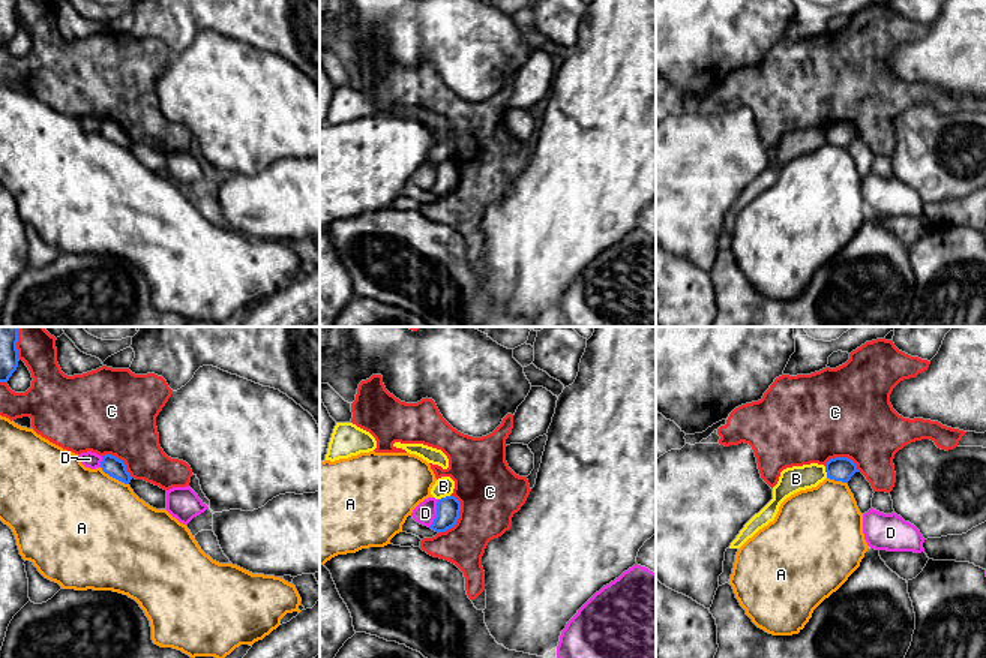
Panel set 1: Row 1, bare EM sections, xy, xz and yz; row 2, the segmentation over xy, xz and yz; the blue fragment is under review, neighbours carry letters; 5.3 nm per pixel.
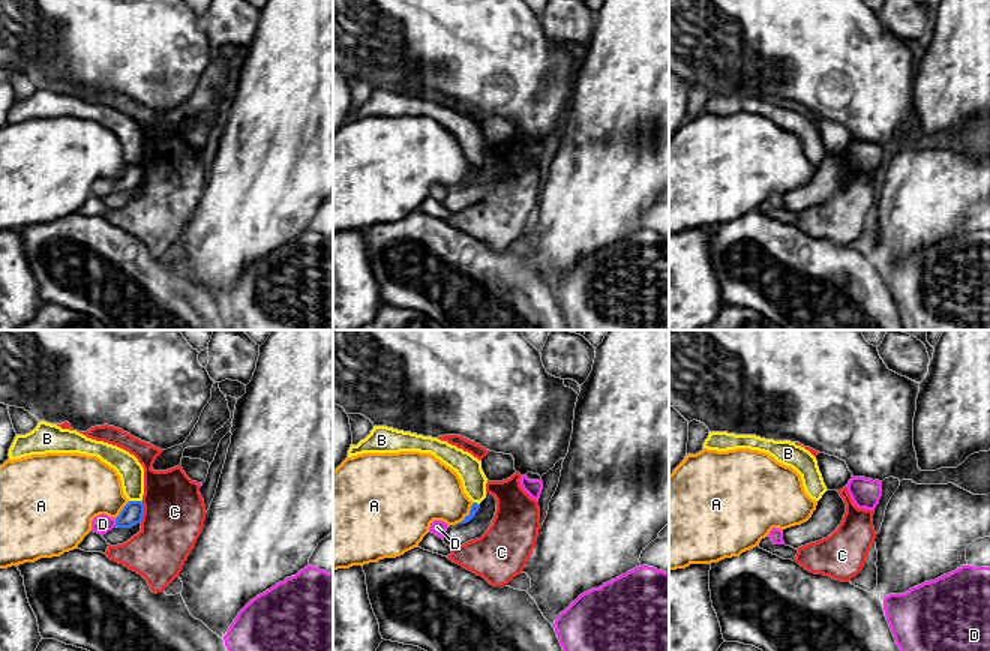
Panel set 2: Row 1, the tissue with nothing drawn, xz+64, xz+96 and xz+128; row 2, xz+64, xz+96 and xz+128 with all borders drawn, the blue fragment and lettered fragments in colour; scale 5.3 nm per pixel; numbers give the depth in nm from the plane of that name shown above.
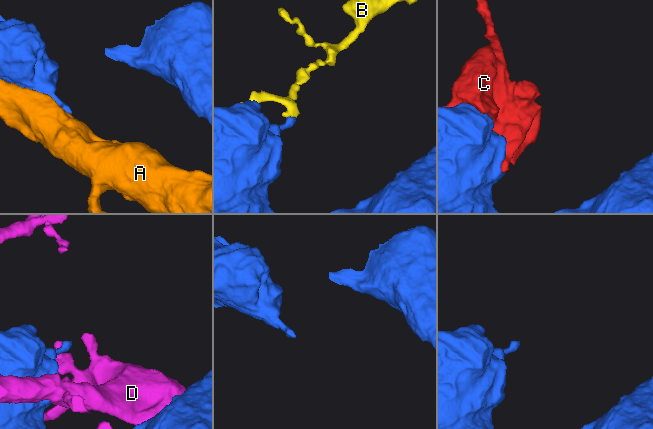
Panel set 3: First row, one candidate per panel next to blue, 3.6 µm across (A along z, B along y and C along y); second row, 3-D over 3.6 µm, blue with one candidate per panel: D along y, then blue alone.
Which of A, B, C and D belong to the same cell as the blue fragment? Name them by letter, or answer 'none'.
none

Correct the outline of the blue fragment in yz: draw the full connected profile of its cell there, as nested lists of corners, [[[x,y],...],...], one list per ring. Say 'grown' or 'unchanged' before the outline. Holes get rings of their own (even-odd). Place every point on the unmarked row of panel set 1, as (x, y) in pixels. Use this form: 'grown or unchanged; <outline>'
unchanged; [[[834,121],[825,127],[827,142],[848,147],[858,136],[857,129],[848,121]]]

